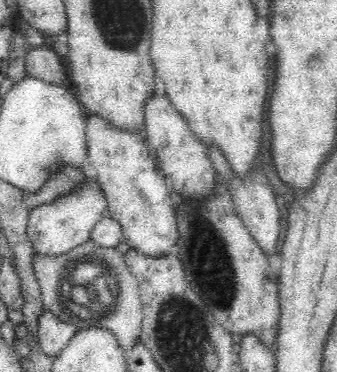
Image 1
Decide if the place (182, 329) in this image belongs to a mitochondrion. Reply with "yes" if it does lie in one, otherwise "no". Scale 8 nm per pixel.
yes

